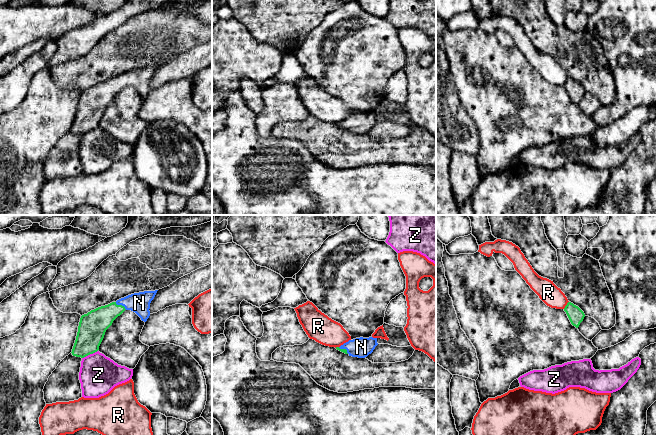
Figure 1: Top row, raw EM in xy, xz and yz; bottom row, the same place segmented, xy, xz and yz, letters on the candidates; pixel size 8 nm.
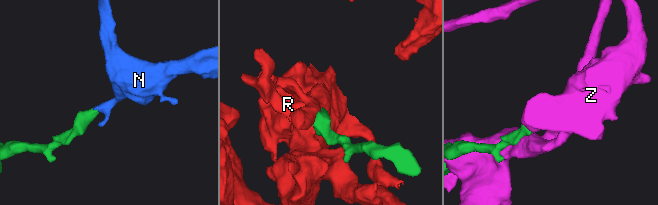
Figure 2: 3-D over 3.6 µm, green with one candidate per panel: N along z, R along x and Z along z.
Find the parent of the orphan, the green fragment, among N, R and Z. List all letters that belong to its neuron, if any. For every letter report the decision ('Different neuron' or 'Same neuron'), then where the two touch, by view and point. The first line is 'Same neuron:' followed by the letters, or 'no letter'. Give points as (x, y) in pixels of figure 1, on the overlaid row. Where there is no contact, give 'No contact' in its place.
Same neuron: N
N: Same neuron. Touches green at xy (121, 305)
R: Different neuron. Touches green at yz (566, 305)
Z: Different neuron. Touches green at xy (89, 354)

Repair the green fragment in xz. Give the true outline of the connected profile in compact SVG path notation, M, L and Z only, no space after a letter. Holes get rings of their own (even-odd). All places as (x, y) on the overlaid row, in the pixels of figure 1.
M360 337L349 340L336 349L352 357L365 358L373 352L377 345L377 338Z

